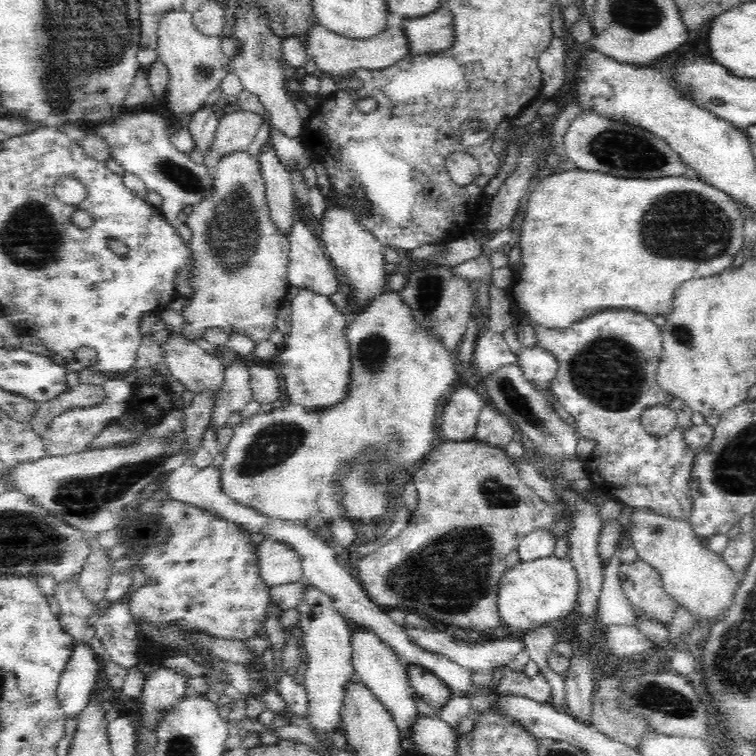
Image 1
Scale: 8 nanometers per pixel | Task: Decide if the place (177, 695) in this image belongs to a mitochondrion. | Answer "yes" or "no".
no

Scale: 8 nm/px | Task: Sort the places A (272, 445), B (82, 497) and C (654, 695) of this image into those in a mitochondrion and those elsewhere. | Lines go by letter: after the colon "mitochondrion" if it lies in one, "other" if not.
A: mitochondrion
B: mitochondrion
C: mitochondrion

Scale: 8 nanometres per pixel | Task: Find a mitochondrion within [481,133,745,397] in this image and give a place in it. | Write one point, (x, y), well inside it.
(700, 231)

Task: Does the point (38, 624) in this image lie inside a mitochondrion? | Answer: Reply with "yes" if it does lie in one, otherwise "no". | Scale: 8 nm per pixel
no

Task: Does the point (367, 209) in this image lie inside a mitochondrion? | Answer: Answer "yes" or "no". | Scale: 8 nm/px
no

